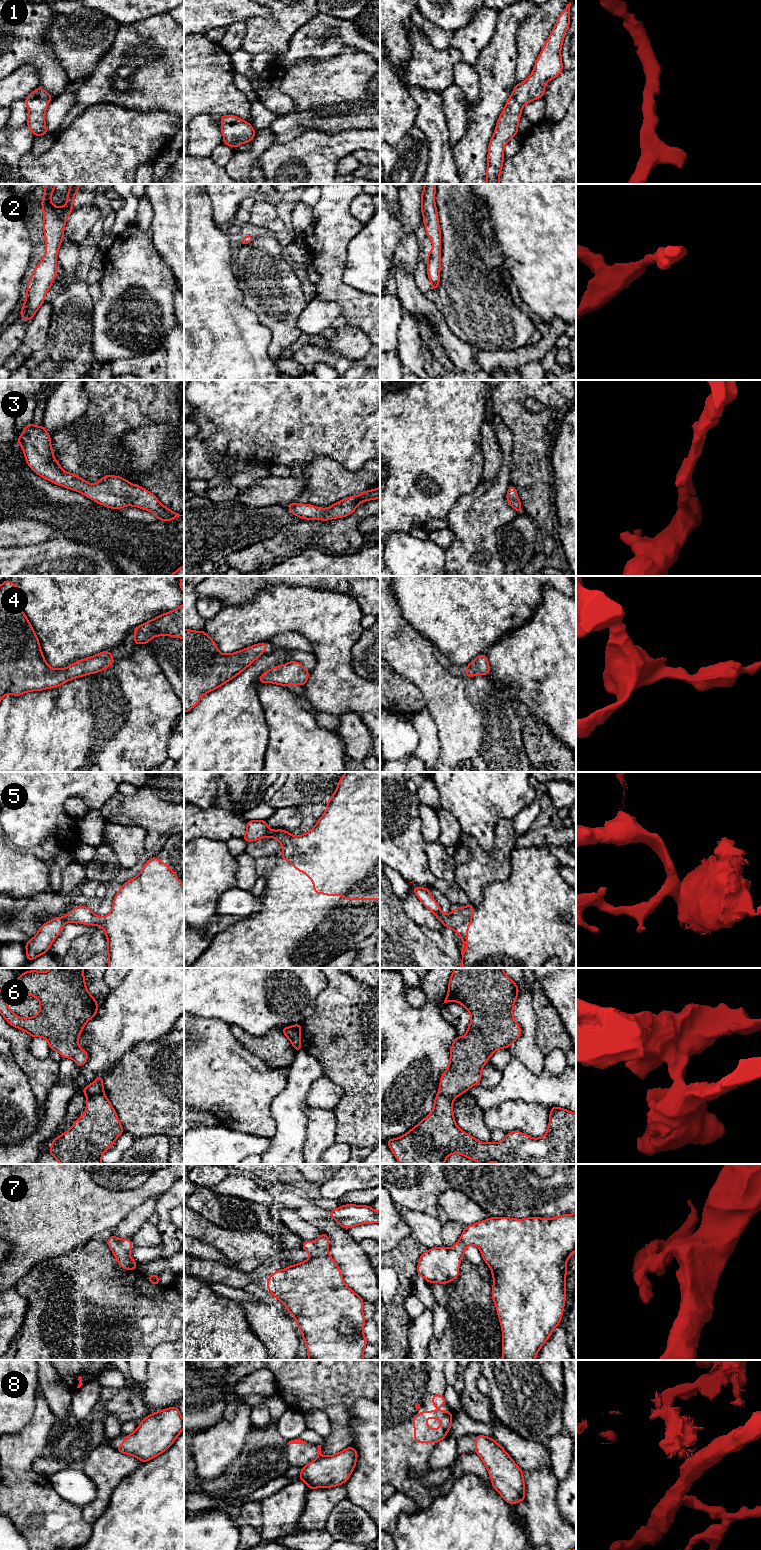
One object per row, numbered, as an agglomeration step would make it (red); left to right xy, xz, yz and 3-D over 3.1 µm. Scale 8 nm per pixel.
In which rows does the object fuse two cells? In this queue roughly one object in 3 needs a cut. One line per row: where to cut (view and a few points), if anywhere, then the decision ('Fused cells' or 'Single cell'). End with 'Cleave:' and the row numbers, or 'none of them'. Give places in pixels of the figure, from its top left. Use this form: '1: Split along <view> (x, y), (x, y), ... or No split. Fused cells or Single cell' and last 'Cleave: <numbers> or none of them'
1: No split. Single cell
2: No split. Single cell
3: No split. Single cell
4: No split. Single cell
5: No split. Single cell
6: Split along xy (103, 1091), (87, 1097). Fused cells
7: No split. Single cell
8: Split along xz (321, 1456), (318, 1458). Fused cells
Cleave: 6, 8

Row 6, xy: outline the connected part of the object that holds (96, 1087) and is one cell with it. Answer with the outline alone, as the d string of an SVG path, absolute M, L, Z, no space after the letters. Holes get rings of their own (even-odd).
M99 1075L94 1082L84 1087L82 1093L87 1097L94 1096L104 1092L103 1077Z

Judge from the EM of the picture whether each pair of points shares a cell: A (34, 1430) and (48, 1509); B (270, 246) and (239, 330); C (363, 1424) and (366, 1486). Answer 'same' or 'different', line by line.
A: same
B: different
C: same

